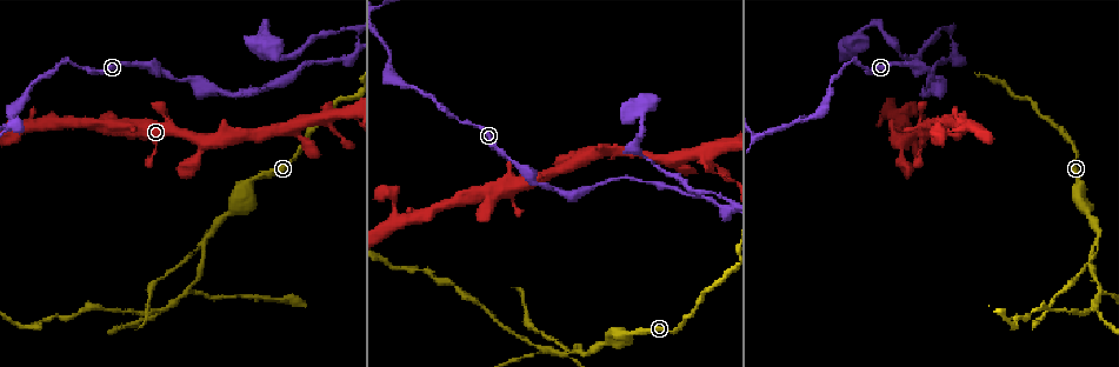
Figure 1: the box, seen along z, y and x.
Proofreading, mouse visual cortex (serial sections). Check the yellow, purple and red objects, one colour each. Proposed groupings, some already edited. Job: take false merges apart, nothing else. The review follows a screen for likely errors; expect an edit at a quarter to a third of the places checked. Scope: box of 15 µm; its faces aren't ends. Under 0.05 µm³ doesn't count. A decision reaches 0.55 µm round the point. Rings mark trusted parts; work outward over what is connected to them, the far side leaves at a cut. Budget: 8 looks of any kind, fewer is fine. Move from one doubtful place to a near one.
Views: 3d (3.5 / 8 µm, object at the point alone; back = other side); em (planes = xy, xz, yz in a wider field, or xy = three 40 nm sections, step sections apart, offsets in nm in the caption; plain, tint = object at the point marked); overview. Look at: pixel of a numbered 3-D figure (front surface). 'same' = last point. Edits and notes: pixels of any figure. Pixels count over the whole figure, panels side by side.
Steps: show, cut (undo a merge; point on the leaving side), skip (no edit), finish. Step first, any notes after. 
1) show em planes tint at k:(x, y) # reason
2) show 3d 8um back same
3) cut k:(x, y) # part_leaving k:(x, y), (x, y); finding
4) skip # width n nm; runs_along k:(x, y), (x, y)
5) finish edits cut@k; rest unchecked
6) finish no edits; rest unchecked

show 3d 3.5um at 1:(1079, 188) # calibre changes

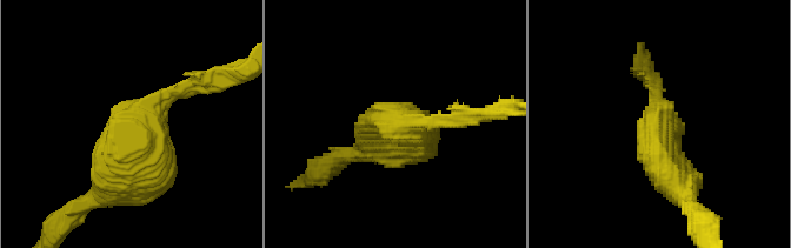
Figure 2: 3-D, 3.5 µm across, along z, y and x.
show em xy step 5 plain at 2:(661, 120)

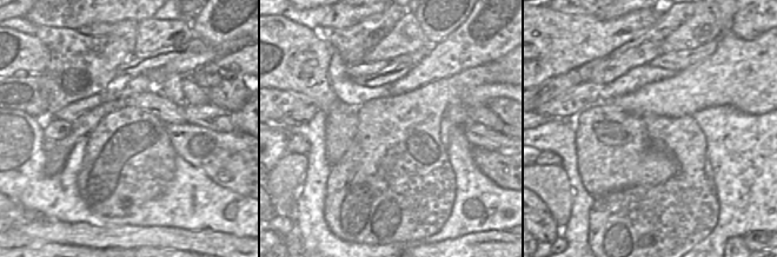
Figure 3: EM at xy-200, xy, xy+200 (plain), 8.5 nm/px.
show em xy step 5 tint same # with the object marked

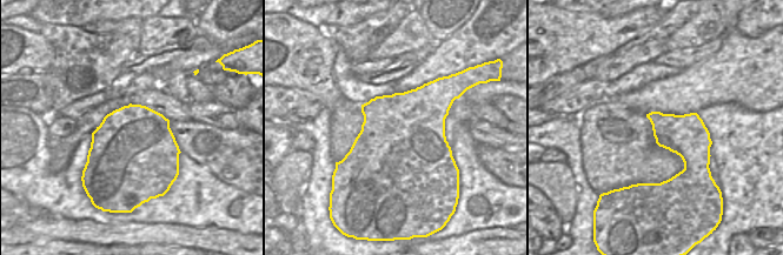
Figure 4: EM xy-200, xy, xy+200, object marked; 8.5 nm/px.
skip # runs_along 2:(185, 87), (145, 113), (94, 199); continuous, no second cell

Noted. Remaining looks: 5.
show em planes tint at 1:(581, 351) # three-way junction

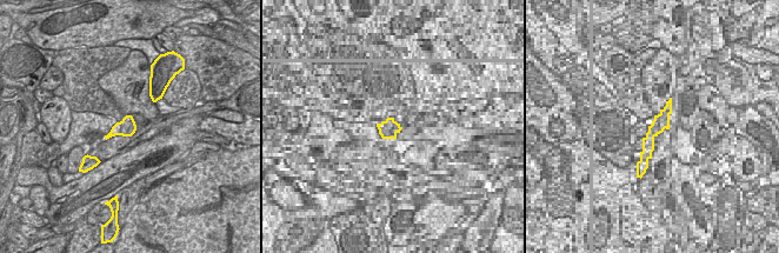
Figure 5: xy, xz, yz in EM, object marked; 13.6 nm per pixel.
show 3d 3.5um same

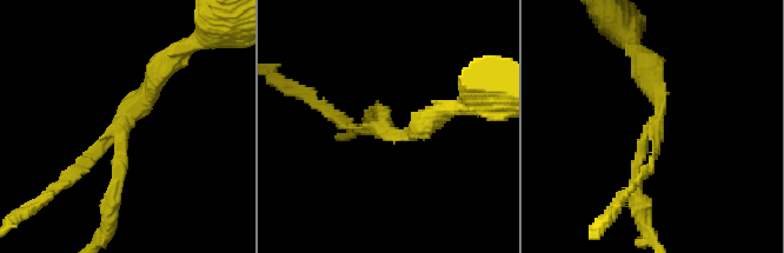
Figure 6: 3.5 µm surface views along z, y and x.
cut 6:(70, 172) # part_leaving 6:(104, 146), (35, 207), (24, 211); a second cell is stuck on

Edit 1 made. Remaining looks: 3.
show overview

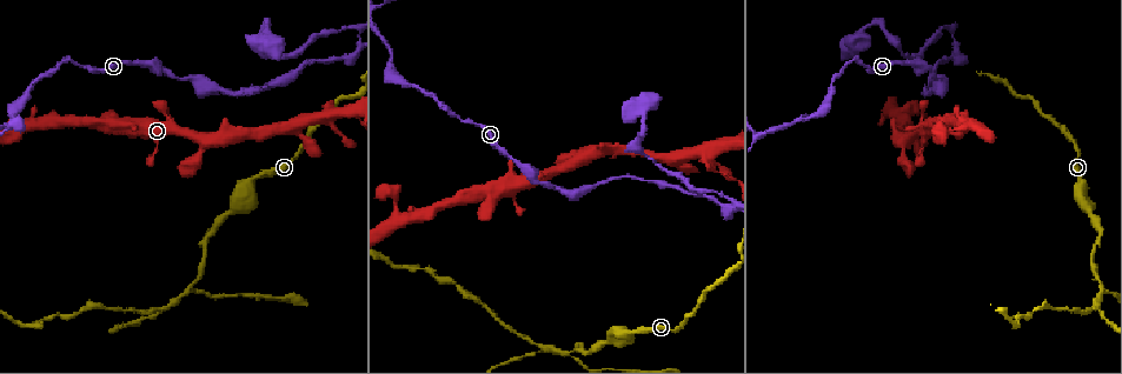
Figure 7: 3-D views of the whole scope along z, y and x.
show 3d 3.5um at 7:(190, 286) # three-way junction

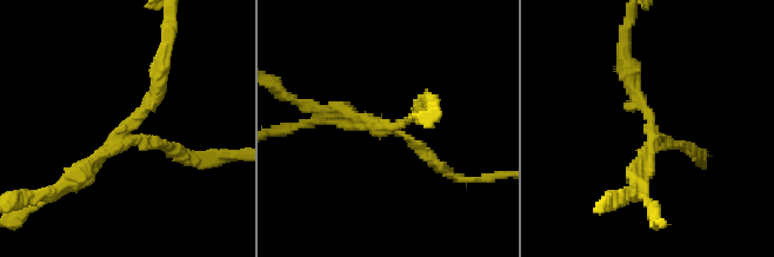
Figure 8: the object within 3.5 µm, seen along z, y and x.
show em xy step 2 tint at 8:(387, 128) # arms 3; arm_widths 150, 200, 200 nm

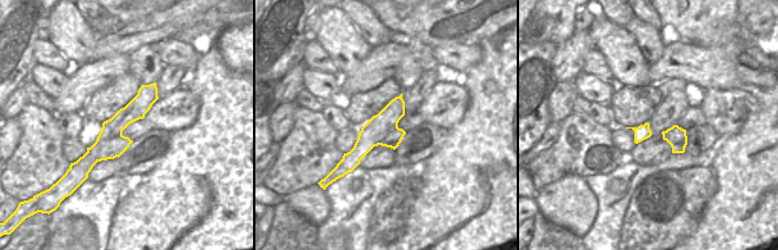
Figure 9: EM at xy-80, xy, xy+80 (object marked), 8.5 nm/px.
cut 8:(428, 157) # part_leaving 8:(648, 147), (642, 191), (615, 198); a second cell is stuck on

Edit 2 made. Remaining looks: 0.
finish edits cut@6, cut@8; rest unchecked

